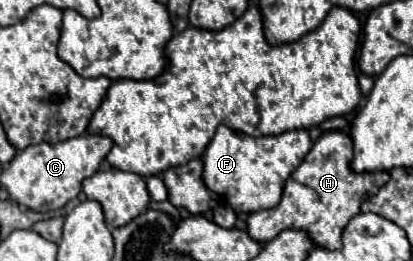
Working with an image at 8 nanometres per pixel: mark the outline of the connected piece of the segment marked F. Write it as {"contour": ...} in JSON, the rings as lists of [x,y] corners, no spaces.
{"contour":[[[221,125],[203,153],[203,183],[209,191],[227,201],[235,213],[271,209],[281,201],[285,179],[293,173],[293,169],[297,169],[297,165],[309,153],[311,145],[313,143],[307,129],[253,139],[245,133]]]}

